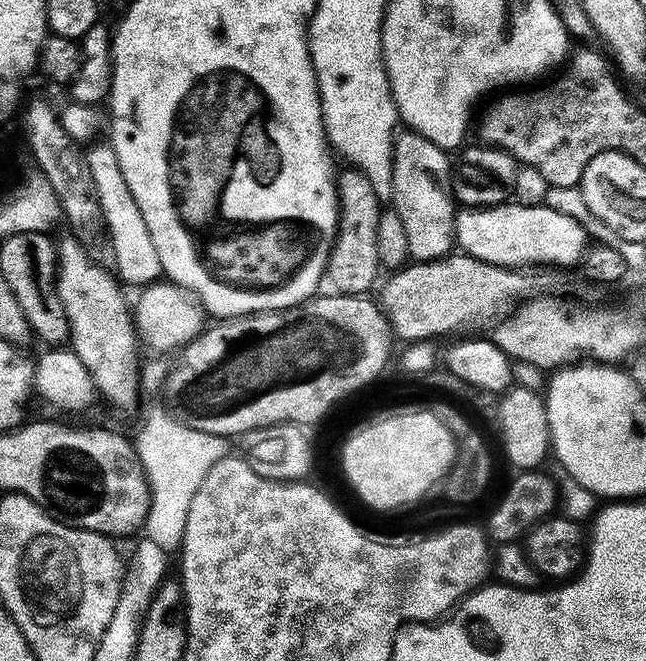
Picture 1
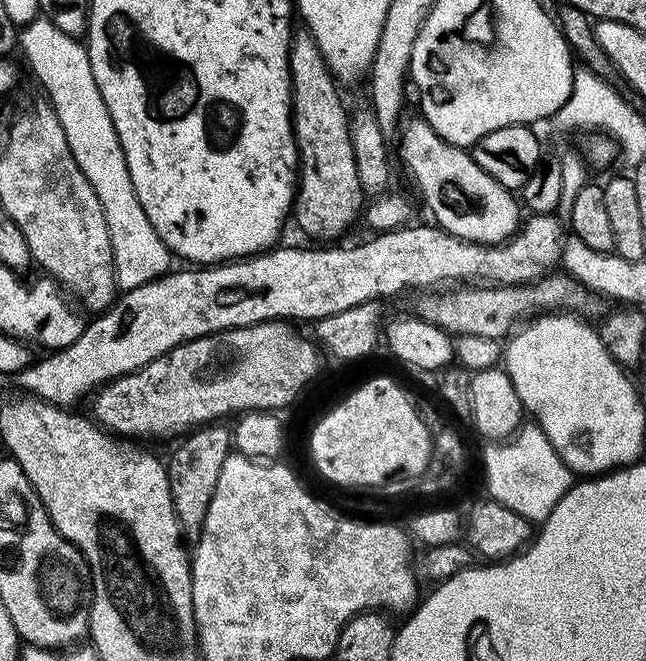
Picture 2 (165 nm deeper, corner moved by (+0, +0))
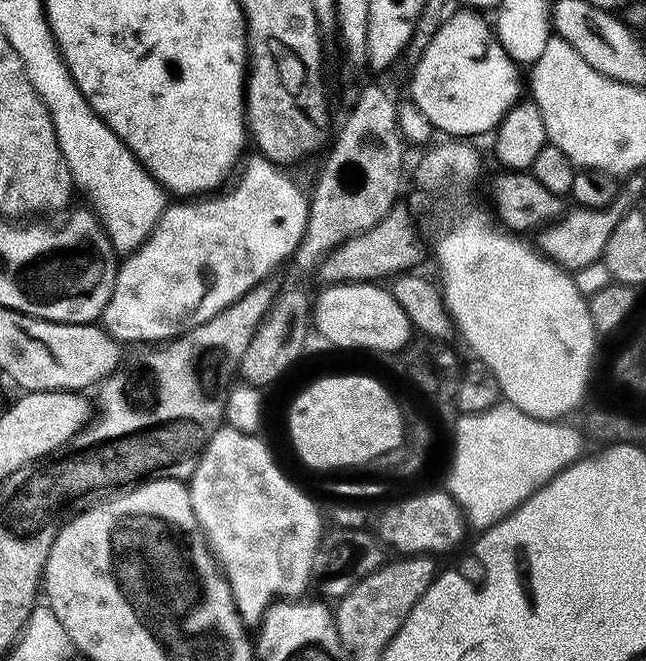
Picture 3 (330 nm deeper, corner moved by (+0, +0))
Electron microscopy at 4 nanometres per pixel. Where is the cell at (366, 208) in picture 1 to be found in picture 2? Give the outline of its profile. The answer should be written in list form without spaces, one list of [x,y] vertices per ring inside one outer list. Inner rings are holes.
[[[300,30],[293,35],[292,49],[288,51],[288,65],[290,66],[290,74],[292,75],[292,132],[296,135],[296,155],[298,157],[298,183],[296,185],[296,198],[294,201],[294,220],[296,216],[296,224],[309,236],[309,241],[312,242],[336,242],[340,235],[355,222],[356,219],[361,219],[362,213],[366,208],[366,197],[362,190],[362,182],[358,182],[358,166],[354,166],[354,146],[350,138],[350,126],[348,121],[350,119],[349,109],[344,109],[344,100],[340,97],[340,92],[337,81],[333,74],[326,66],[320,51],[312,36],[306,30]]]

